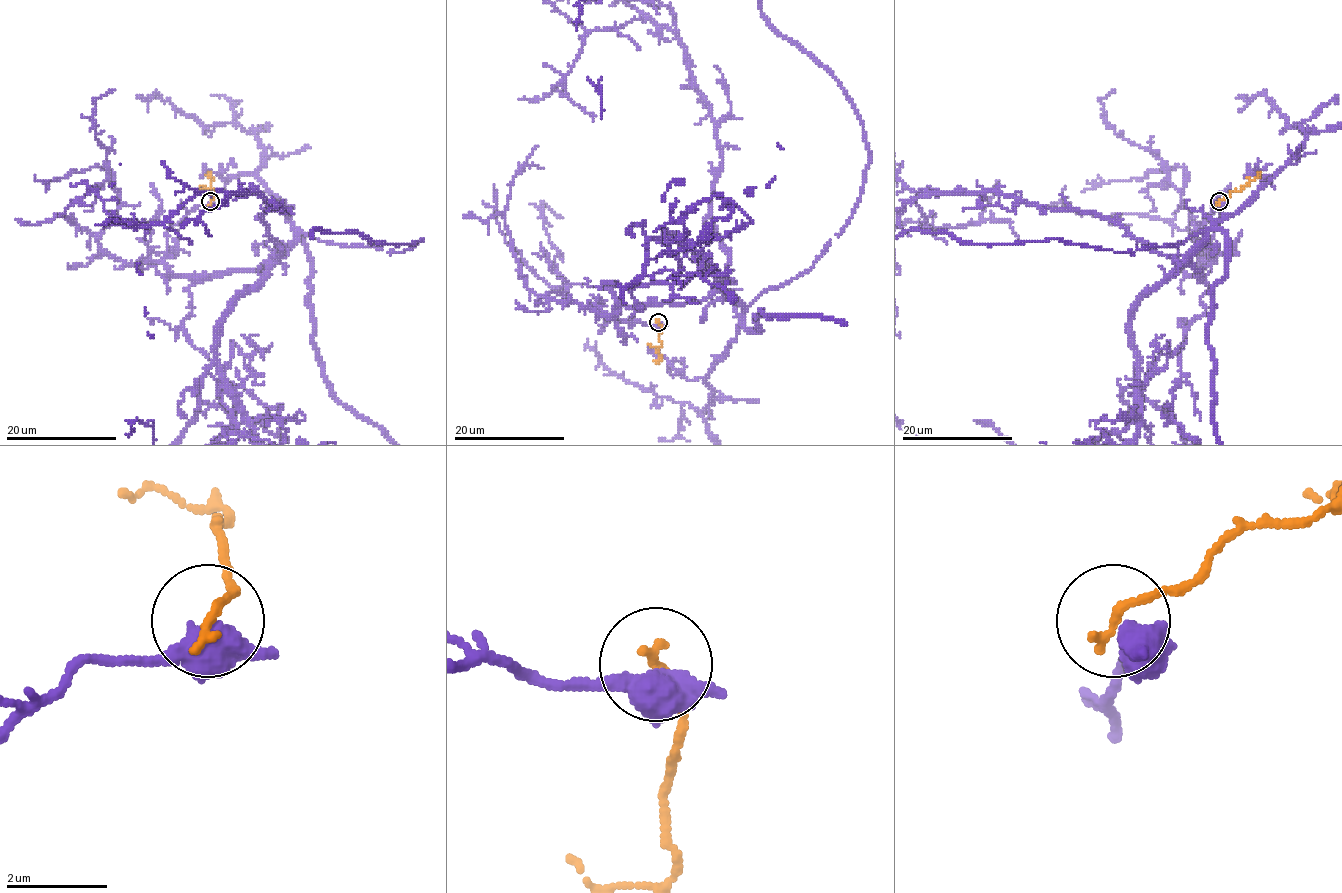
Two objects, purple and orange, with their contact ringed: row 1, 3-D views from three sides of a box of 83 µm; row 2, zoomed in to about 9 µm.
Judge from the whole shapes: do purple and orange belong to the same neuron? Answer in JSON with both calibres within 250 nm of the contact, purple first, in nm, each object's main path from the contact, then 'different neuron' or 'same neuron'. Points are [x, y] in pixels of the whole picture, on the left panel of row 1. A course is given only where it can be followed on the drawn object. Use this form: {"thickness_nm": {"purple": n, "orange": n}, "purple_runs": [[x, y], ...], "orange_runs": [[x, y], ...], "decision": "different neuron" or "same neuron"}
{"thickness_nm": {"purple": 400, "orange": 200}, "purple_runs": [[211, 202], [166, 231], [172, 273], [257, 271], [304, 232], [393, 253], [422, 239], [313, 231], [256, 295]], "orange_runs": [[210, 202], [213, 180], [206, 174]], "decision": "different neuron"}

